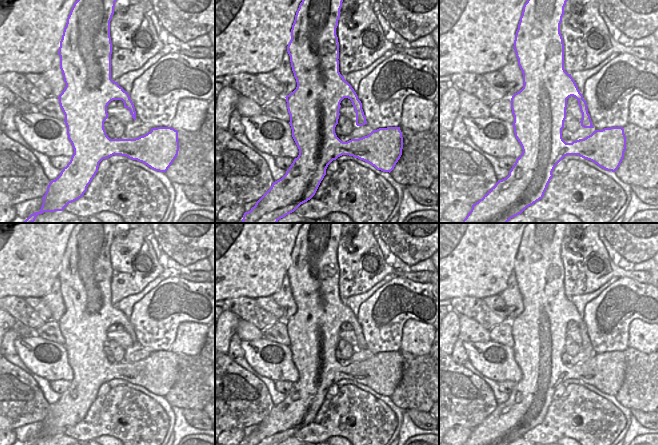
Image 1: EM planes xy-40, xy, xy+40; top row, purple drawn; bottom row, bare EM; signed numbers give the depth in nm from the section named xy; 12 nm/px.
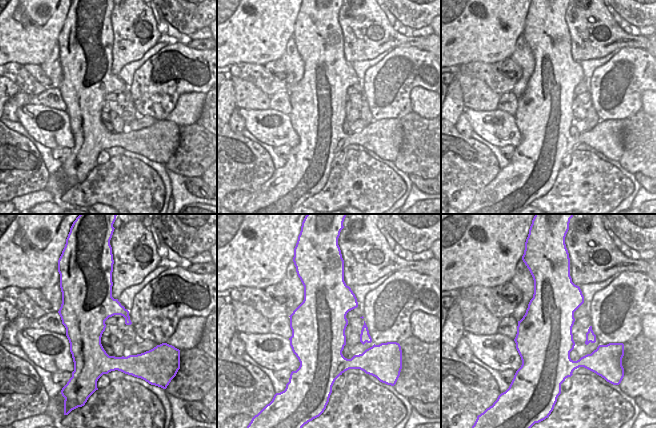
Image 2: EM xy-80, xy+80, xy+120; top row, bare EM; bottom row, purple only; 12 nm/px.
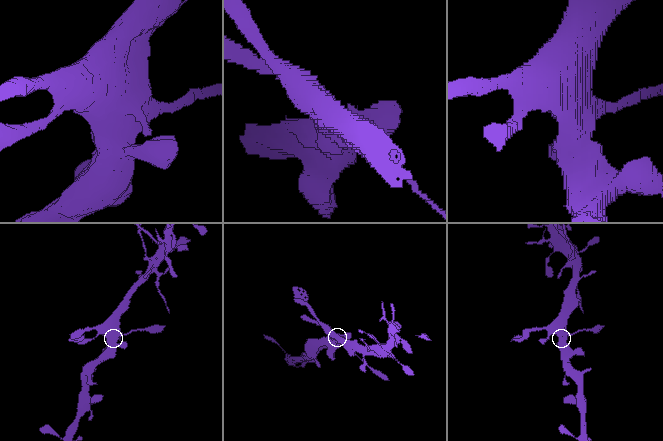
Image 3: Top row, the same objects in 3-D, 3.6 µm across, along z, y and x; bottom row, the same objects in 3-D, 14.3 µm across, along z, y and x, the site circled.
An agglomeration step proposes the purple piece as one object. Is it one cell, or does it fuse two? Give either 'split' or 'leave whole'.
leave whole

